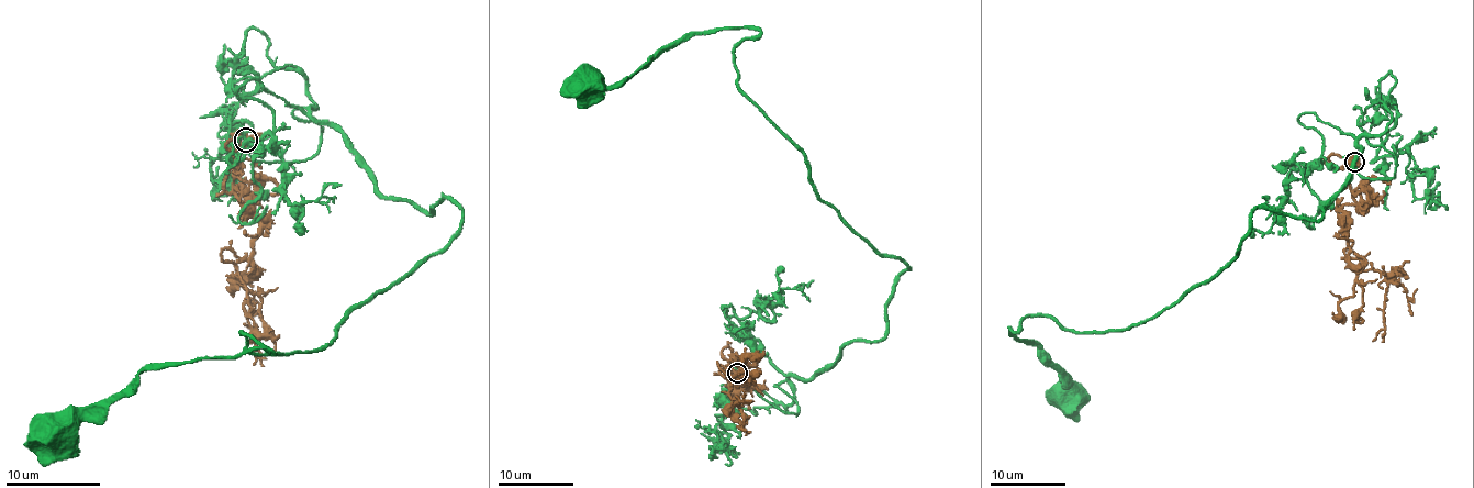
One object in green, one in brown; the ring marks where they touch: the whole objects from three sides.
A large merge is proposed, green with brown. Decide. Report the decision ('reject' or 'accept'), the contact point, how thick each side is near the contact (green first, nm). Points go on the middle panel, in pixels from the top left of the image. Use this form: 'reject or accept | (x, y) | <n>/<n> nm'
accept | (737, 373) | 190/550 nm

